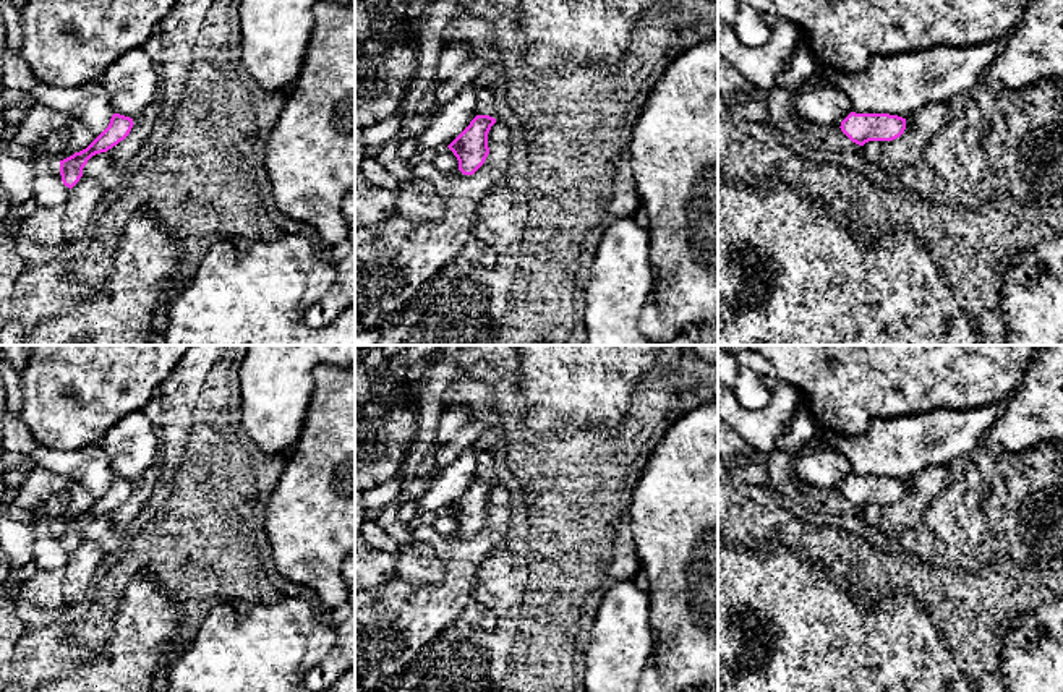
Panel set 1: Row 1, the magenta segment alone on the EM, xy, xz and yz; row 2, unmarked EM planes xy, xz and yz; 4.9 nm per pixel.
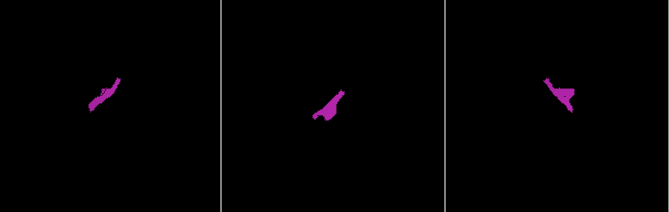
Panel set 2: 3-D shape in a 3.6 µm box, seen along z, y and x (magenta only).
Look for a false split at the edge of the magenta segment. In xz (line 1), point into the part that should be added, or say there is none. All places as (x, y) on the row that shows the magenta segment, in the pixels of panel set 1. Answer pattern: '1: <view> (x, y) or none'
1: none

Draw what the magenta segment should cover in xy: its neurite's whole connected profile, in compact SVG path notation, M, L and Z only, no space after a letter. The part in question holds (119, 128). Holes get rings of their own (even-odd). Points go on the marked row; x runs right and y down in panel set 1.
M113 113L109 126L86 149L60 160L63 185L71 190L83 177L83 169L88 160L96 154L107 152L123 141L130 135L133 125L133 118Z

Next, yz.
M851 112L841 122L841 131L856 144L869 141L893 141L906 130L906 118L890 113L856 113Z

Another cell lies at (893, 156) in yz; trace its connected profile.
M930 102L906 118L904 133L893 141L869 141L862 146L864 157L886 172L901 173L916 165L924 149L950 120L946 102Z

